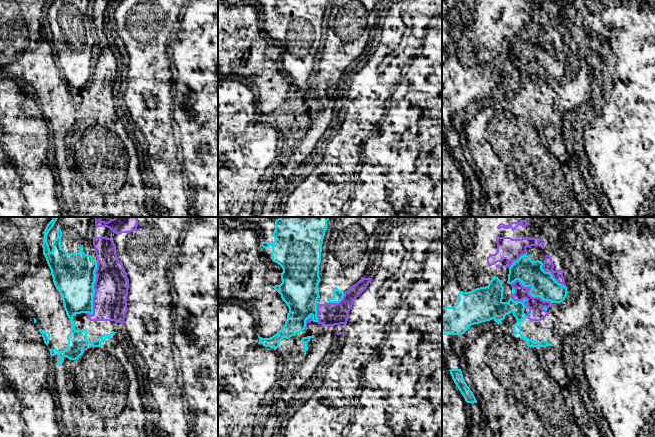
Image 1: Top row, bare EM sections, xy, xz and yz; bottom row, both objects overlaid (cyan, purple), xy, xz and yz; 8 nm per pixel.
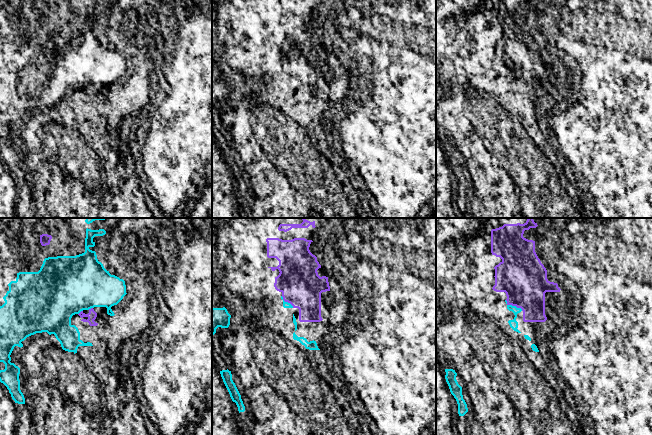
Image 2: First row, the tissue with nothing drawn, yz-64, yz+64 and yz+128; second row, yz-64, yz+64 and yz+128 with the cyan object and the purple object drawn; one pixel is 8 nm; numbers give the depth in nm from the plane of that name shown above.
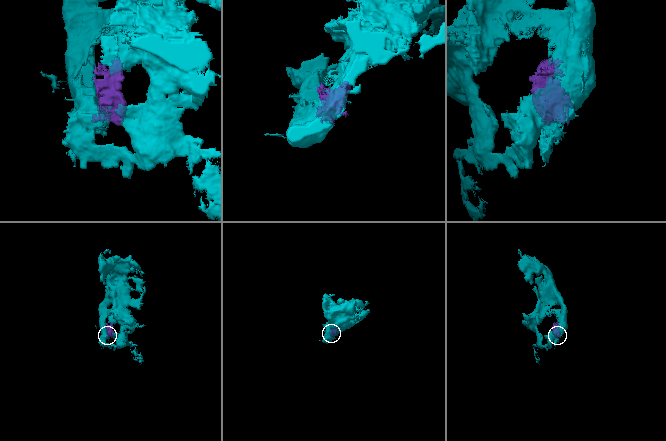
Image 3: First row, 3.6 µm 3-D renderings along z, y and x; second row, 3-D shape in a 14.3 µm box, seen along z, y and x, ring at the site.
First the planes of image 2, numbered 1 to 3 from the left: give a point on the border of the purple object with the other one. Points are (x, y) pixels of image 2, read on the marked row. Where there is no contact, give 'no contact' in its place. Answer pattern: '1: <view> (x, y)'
1: yz-64 (80, 311)
2: yz+64 (287, 302)
3: yz+128 (513, 306)

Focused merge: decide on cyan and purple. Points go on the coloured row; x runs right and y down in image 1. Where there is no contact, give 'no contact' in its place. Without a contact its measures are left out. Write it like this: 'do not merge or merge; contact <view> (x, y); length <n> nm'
merge; contact xy (94, 289); length 440 nm

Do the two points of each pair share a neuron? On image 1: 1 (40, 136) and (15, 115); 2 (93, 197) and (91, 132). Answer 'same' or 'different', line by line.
1: same
2: same

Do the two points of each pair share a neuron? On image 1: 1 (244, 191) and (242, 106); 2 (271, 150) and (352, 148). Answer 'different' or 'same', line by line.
1: same
2: different

